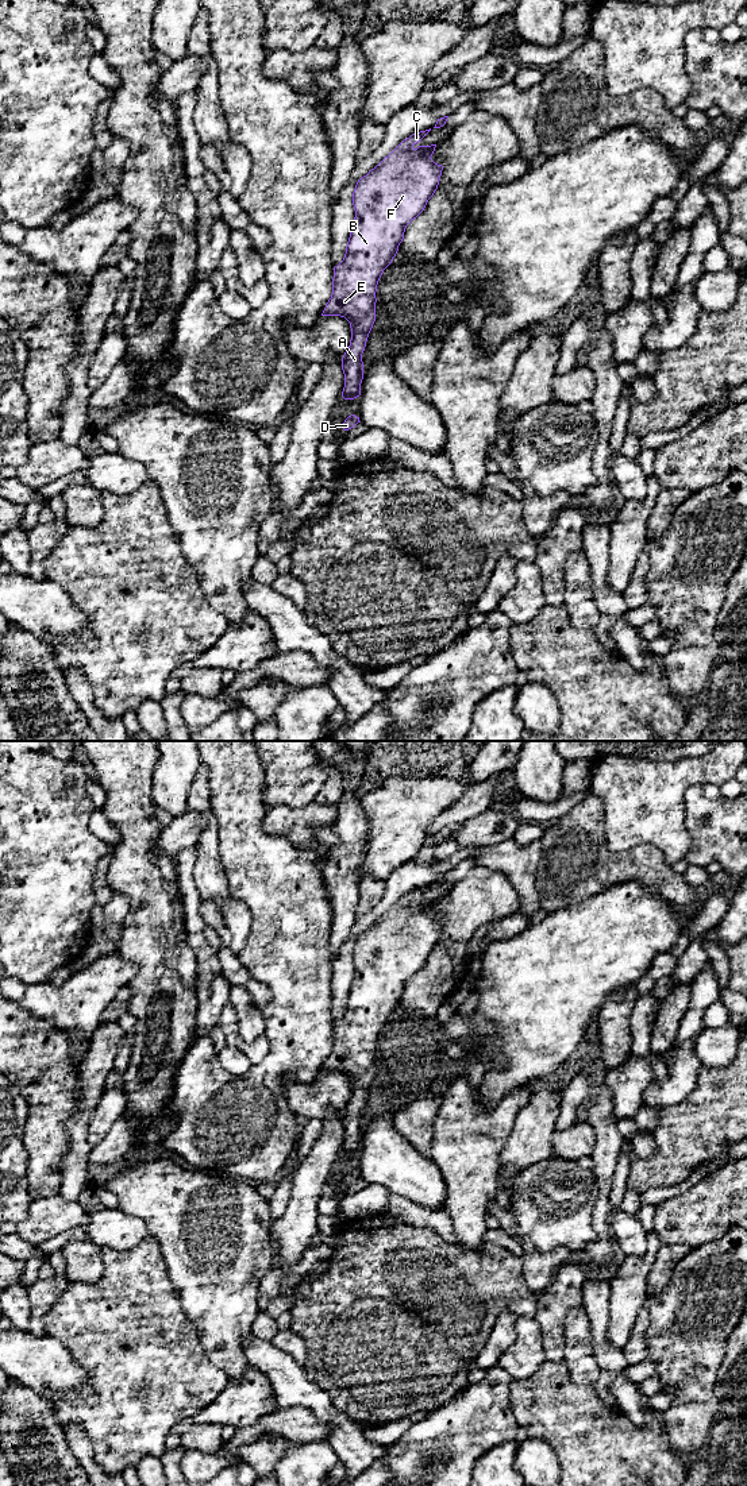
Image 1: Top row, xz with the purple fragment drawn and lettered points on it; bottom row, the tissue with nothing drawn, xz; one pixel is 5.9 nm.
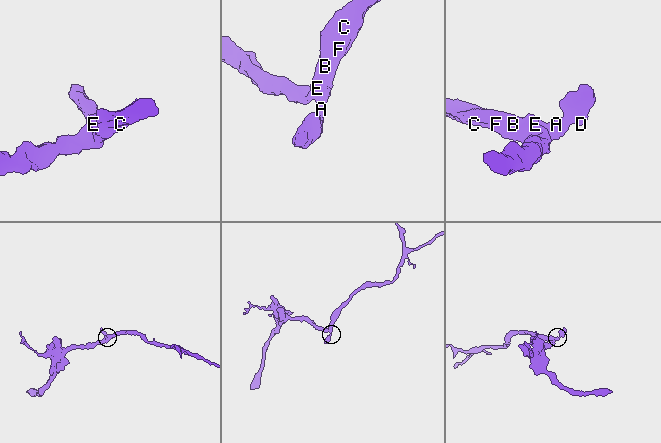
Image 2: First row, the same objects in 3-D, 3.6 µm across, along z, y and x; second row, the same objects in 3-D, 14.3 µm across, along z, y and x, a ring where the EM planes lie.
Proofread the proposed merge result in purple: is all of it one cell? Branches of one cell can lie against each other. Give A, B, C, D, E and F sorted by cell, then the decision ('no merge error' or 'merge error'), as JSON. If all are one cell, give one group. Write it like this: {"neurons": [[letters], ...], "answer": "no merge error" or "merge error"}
{"neurons": [["A", "B", "C", "D", "E", "F"]], "answer": "no merge error"}

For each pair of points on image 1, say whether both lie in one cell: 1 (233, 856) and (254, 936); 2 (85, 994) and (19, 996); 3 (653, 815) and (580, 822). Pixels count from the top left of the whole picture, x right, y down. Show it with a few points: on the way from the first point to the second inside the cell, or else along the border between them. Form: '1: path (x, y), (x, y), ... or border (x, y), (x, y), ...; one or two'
1: path (253, 876), (260, 883), (260, 915); one
2: path (69, 996), (35, 996); one
3: border (589, 791), (601, 802), (604, 842), (611, 850); two

